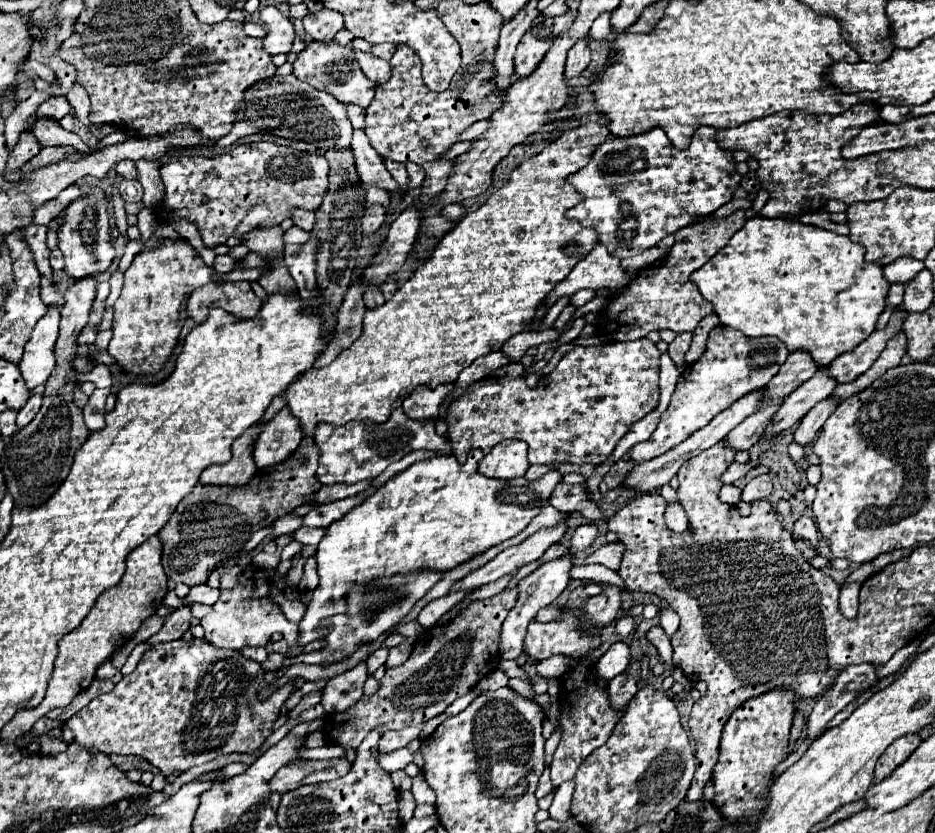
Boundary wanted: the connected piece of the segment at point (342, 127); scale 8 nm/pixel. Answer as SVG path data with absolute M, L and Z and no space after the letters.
M292 74L286 78L274 76L274 78L262 80L262 82L254 84L252 88L248 88L244 92L242 102L238 104L236 118L238 120L232 126L230 134L220 138L216 148L232 146L238 138L244 138L250 134L268 132L268 134L274 134L280 138L314 142L314 146L320 148L322 152L332 150L332 148L346 150L346 148L350 148L350 140L352 140L352 132L354 132L344 104L336 102L334 96L330 96L328 92L320 92L320 90L308 86L306 82L298 80Z

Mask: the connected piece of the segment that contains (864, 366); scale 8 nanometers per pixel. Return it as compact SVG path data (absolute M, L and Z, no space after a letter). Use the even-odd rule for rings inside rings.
M896 312L890 318L890 324L886 330L882 332L874 332L870 334L864 342L860 342L854 350L838 356L830 366L828 366L828 376L834 378L838 384L844 382L854 382L860 374L864 374L880 356L880 352L886 348L886 342L902 330L902 318L904 312Z

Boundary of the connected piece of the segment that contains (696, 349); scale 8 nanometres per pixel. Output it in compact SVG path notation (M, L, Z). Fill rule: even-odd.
M710 314L706 316L694 330L694 338L692 338L692 344L690 344L690 350L686 352L686 362L692 364L696 362L702 354L704 354L704 348L706 348L706 340L708 340L708 334L714 326L720 324L720 318L716 314Z

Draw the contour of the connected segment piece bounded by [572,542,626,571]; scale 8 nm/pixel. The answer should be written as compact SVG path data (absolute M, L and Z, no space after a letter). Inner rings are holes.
M621 542L609 543L584 560L573 556L572 563L573 565L602 564L611 570L618 571L625 549Z

